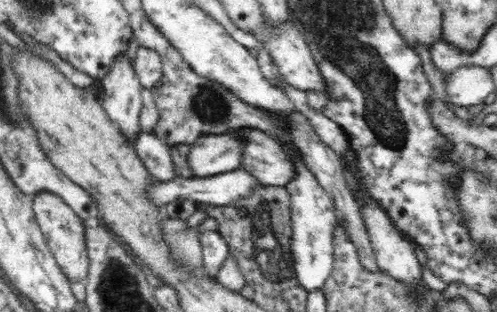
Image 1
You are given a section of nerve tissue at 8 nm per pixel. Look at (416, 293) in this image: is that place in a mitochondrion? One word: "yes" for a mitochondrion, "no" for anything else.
no

